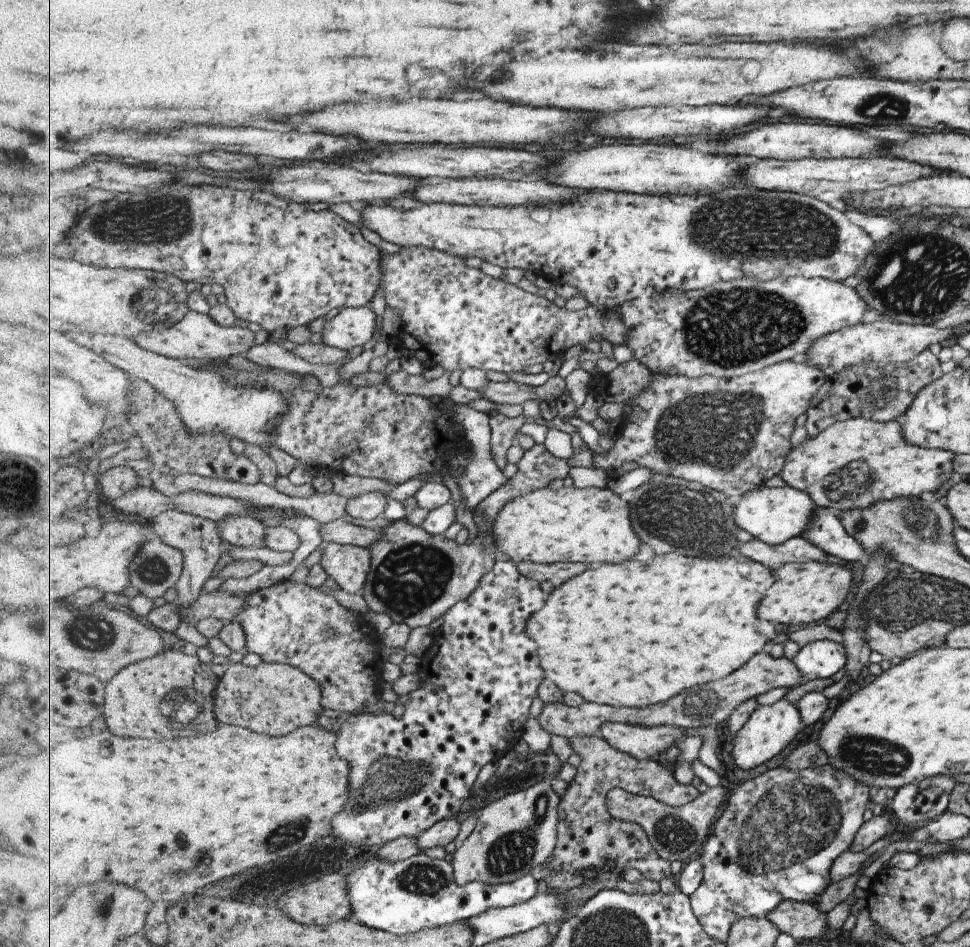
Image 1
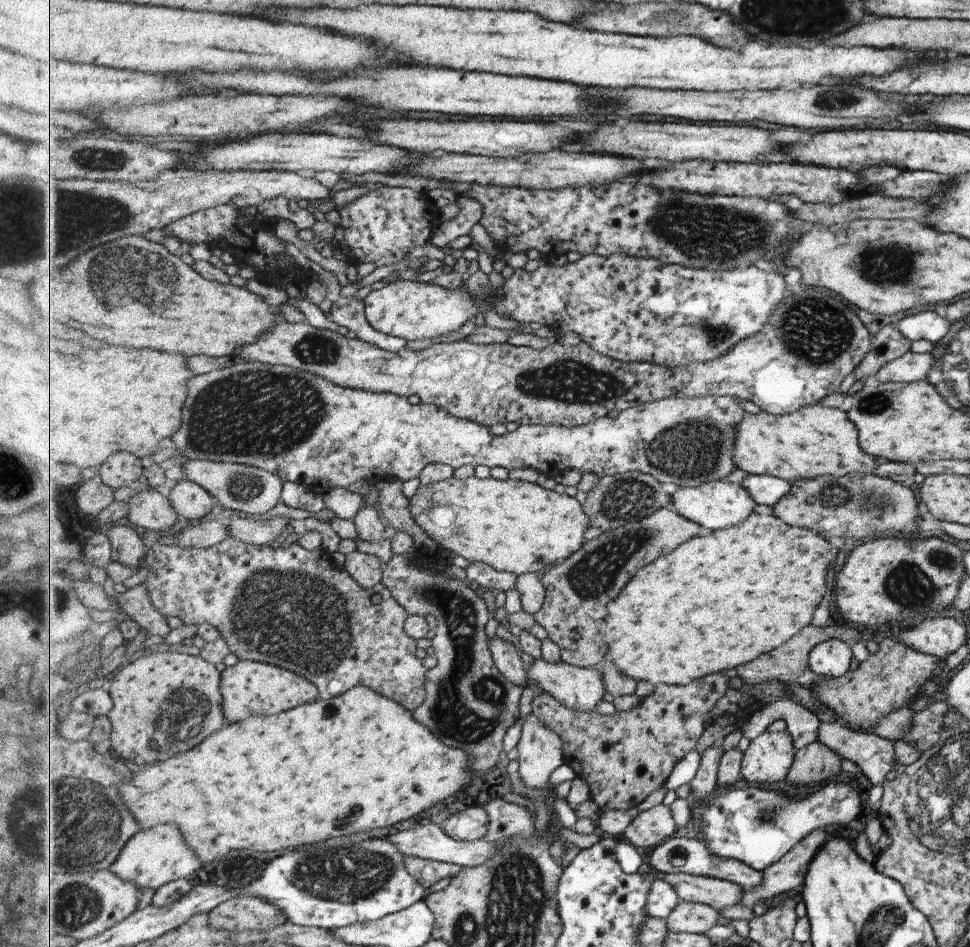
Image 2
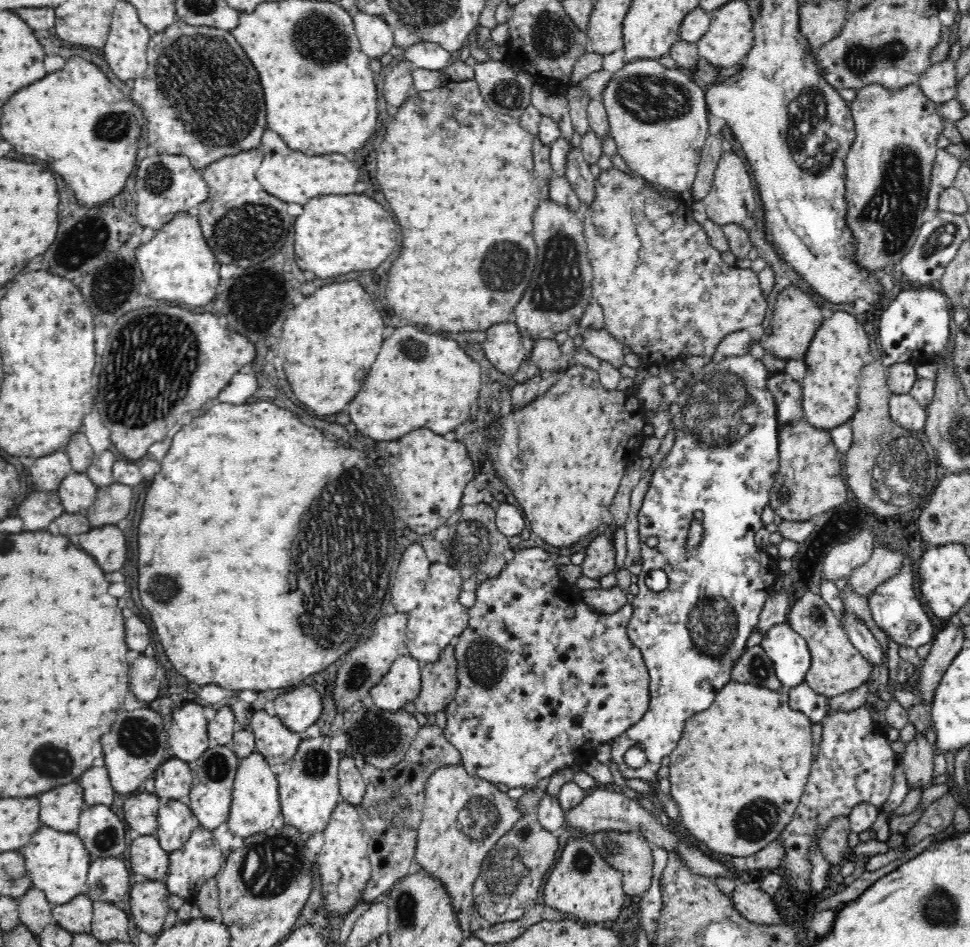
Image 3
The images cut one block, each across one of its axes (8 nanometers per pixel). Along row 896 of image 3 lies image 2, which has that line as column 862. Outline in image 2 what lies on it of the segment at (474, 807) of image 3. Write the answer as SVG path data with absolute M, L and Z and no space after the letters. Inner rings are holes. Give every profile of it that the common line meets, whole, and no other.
M821 405L803 406L795 412L775 416L761 410L758 414L747 413L745 420L736 428L734 463L749 475L771 475L795 483L799 479L813 479L831 475L840 477L851 473L870 474L877 459L863 452L858 444L858 432L847 418L844 408L832 409Z

